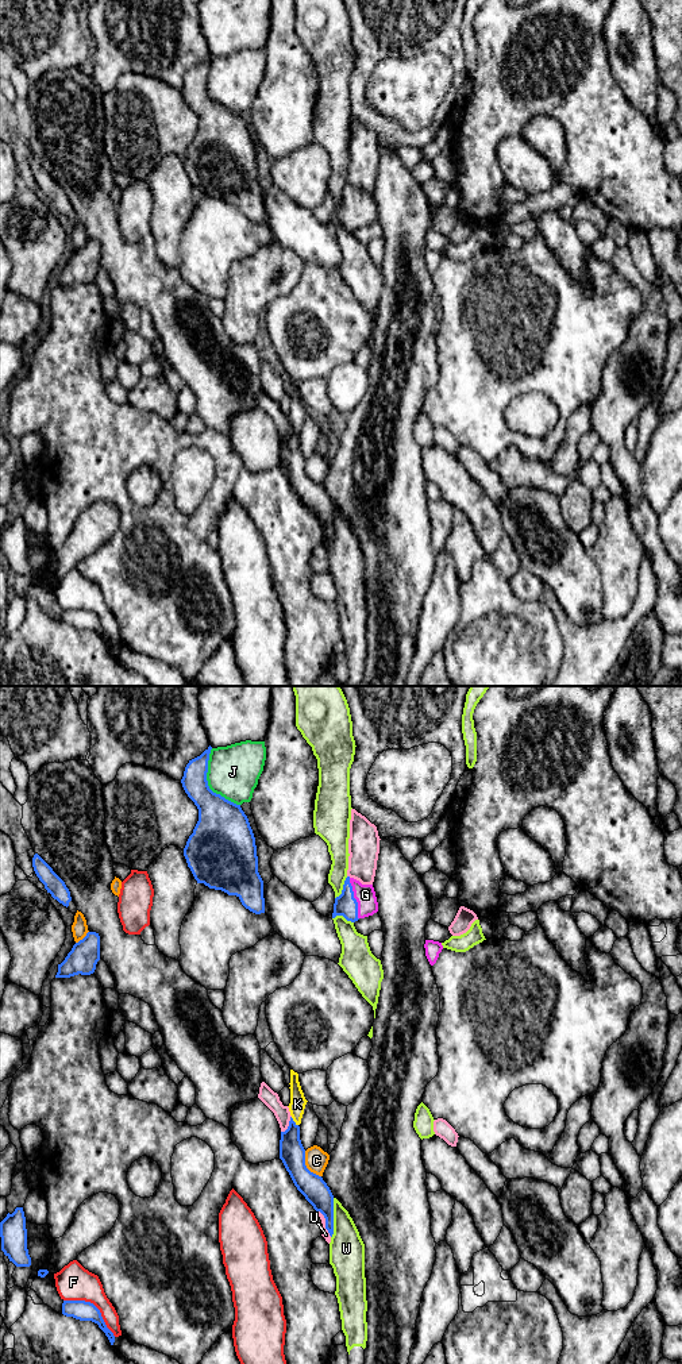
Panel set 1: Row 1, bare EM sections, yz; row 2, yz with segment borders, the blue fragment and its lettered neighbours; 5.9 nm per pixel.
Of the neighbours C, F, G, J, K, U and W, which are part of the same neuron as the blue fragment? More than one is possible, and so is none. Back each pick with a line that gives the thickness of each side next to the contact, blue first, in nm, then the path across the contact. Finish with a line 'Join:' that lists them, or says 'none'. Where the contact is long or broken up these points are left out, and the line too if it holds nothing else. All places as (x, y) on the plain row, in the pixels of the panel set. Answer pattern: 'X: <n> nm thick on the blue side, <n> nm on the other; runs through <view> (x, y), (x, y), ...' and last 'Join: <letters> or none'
G: 140 nm thick on the blue side, 120 nm on the other; runs through yz (346, 214), (354, 207), (361, 207), (365, 203)
Join: G

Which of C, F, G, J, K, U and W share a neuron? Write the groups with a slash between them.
C / F / G / J / K / U / W

